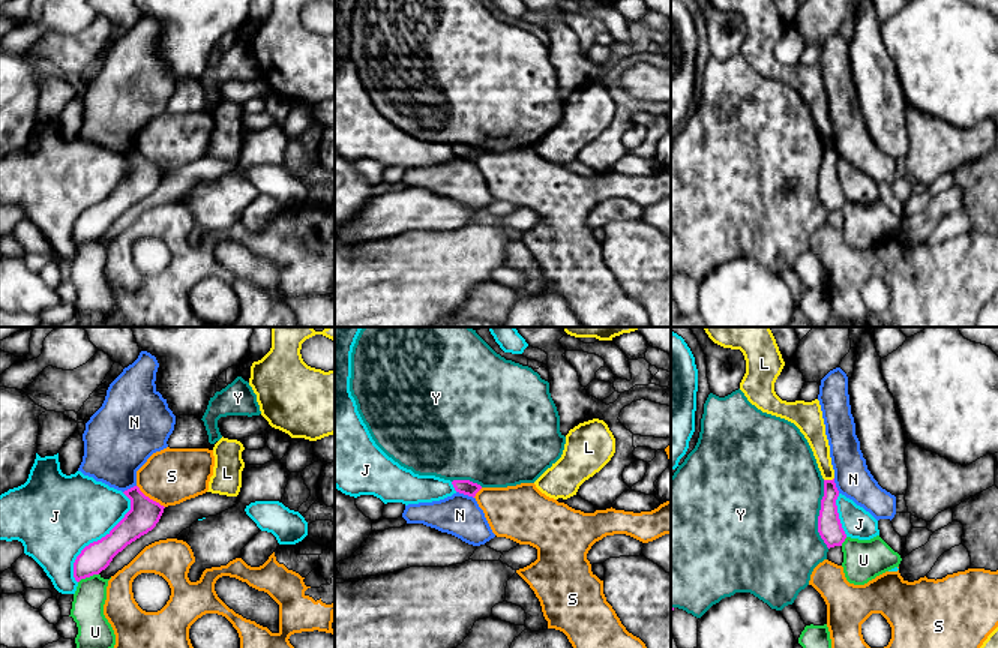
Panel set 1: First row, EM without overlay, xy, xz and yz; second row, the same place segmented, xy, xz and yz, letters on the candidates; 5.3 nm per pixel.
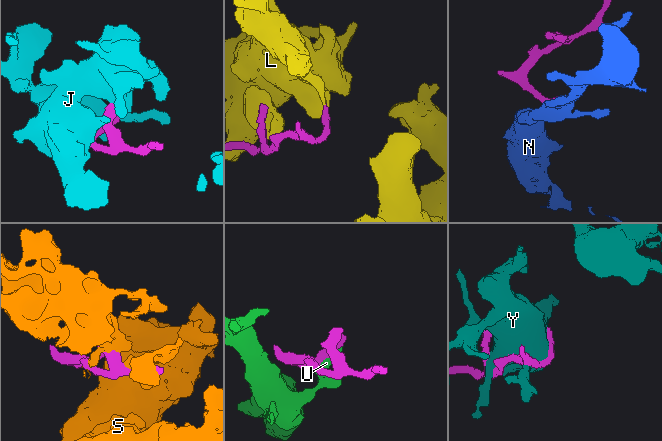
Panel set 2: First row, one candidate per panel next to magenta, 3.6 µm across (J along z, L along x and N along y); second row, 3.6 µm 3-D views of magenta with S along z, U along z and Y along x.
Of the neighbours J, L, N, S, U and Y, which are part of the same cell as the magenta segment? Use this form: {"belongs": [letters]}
{"belongs": []}

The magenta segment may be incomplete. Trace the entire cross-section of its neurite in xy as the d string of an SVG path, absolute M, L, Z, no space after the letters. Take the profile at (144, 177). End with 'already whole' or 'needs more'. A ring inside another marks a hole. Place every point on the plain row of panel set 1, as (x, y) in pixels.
M138 150L123 158L131 164L131 174L105 201L81 214L74 226L74 242L77 246L99 238L119 216L152 195L159 186L164 170L146 160Z; already whole

